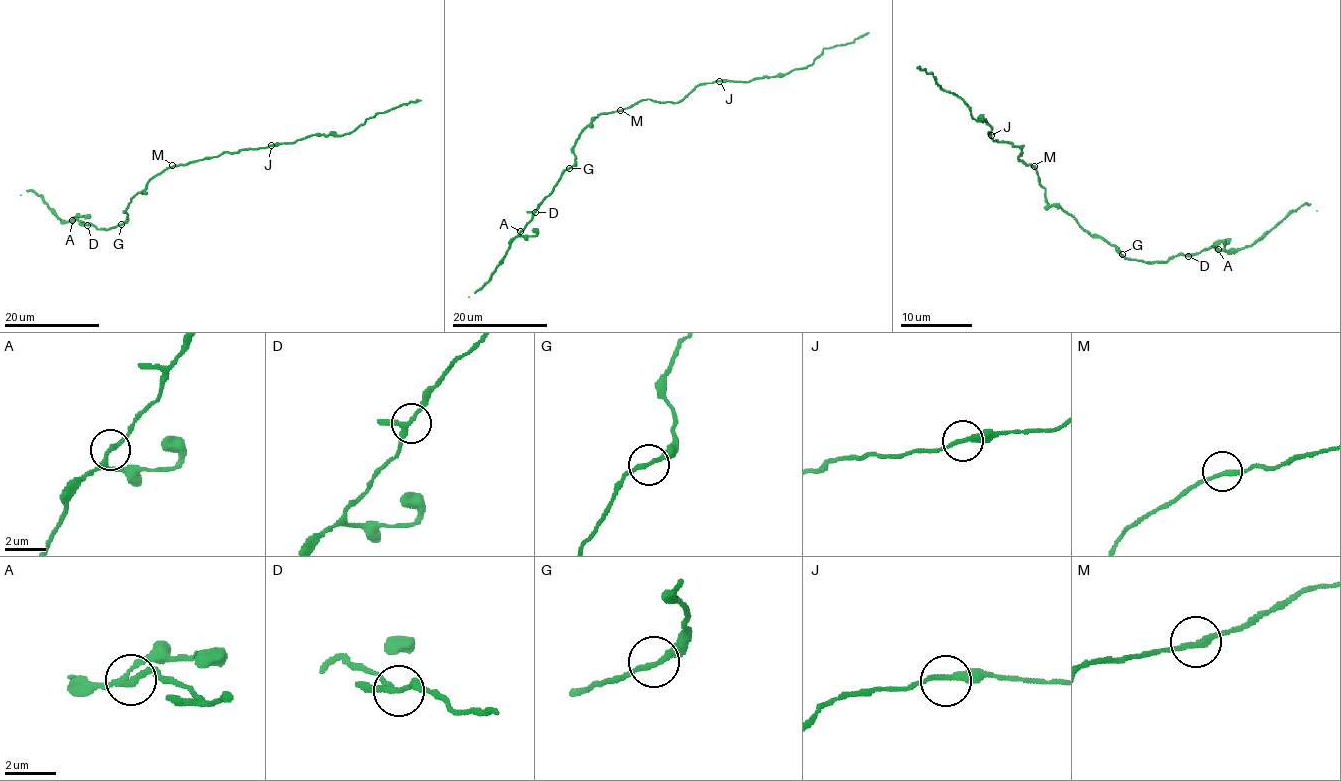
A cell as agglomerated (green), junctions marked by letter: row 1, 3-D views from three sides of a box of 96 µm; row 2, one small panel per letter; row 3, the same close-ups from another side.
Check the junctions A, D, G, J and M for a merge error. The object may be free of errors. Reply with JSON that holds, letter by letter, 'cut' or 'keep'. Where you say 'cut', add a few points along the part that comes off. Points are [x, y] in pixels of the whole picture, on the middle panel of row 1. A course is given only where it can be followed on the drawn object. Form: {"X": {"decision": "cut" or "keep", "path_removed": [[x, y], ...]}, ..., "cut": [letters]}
{"A": {"decision": "keep"}, "D": {"decision": "keep"}, "G": {"decision": "keep"}, "J": {"decision": "keep"}, "M": {"decision": "keep"}, "cut": []}

